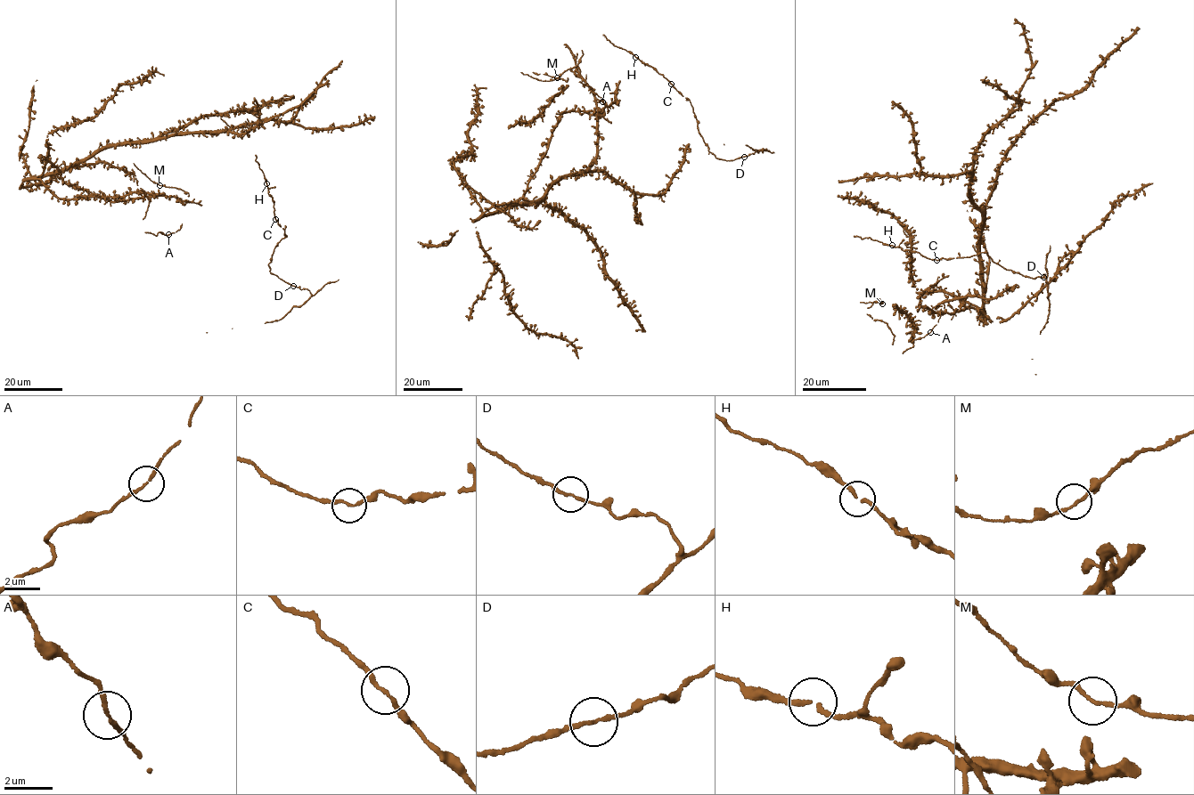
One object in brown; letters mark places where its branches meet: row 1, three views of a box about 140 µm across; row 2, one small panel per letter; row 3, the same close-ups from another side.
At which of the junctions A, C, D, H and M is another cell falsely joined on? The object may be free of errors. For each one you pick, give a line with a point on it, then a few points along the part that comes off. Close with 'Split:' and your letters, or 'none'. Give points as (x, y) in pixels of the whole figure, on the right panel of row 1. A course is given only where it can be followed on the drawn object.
Split: none

